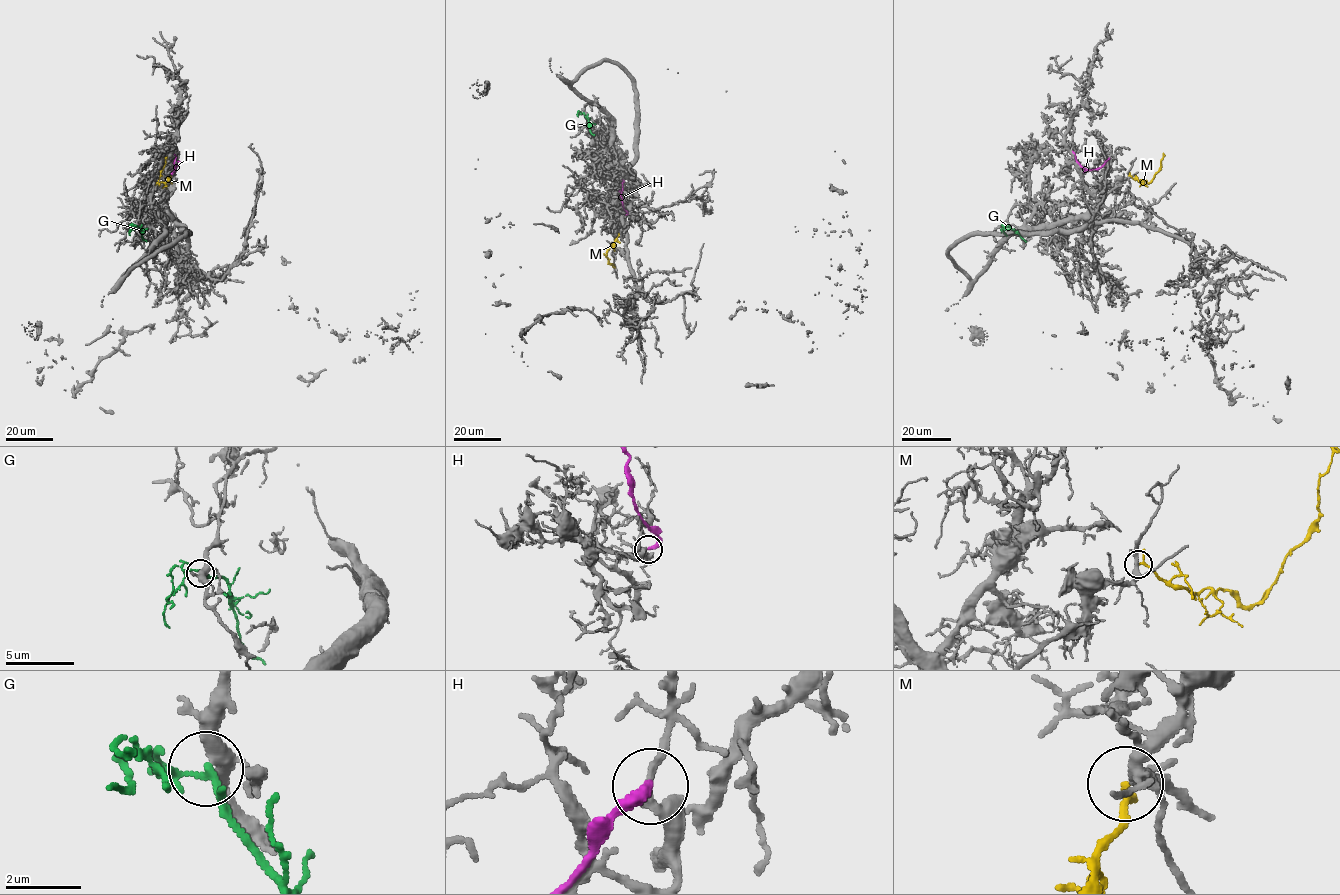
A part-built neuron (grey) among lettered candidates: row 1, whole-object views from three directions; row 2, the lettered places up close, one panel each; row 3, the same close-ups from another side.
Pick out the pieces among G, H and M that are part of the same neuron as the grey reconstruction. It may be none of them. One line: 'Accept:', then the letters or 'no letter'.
Accept: M

